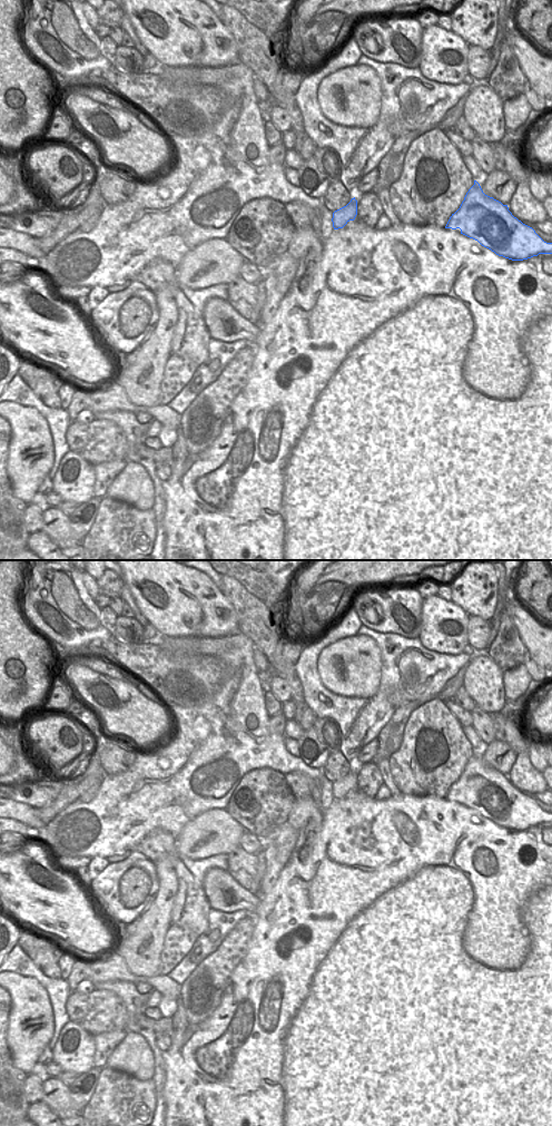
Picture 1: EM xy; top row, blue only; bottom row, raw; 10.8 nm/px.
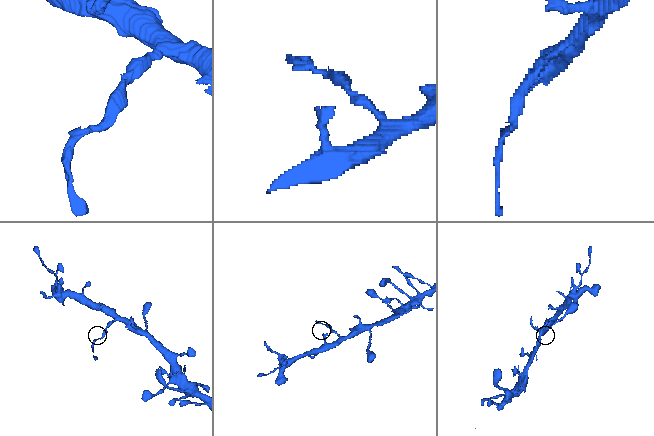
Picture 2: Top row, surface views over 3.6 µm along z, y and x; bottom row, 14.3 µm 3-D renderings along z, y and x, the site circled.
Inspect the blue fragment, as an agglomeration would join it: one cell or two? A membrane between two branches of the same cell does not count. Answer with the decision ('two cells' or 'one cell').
two cells

